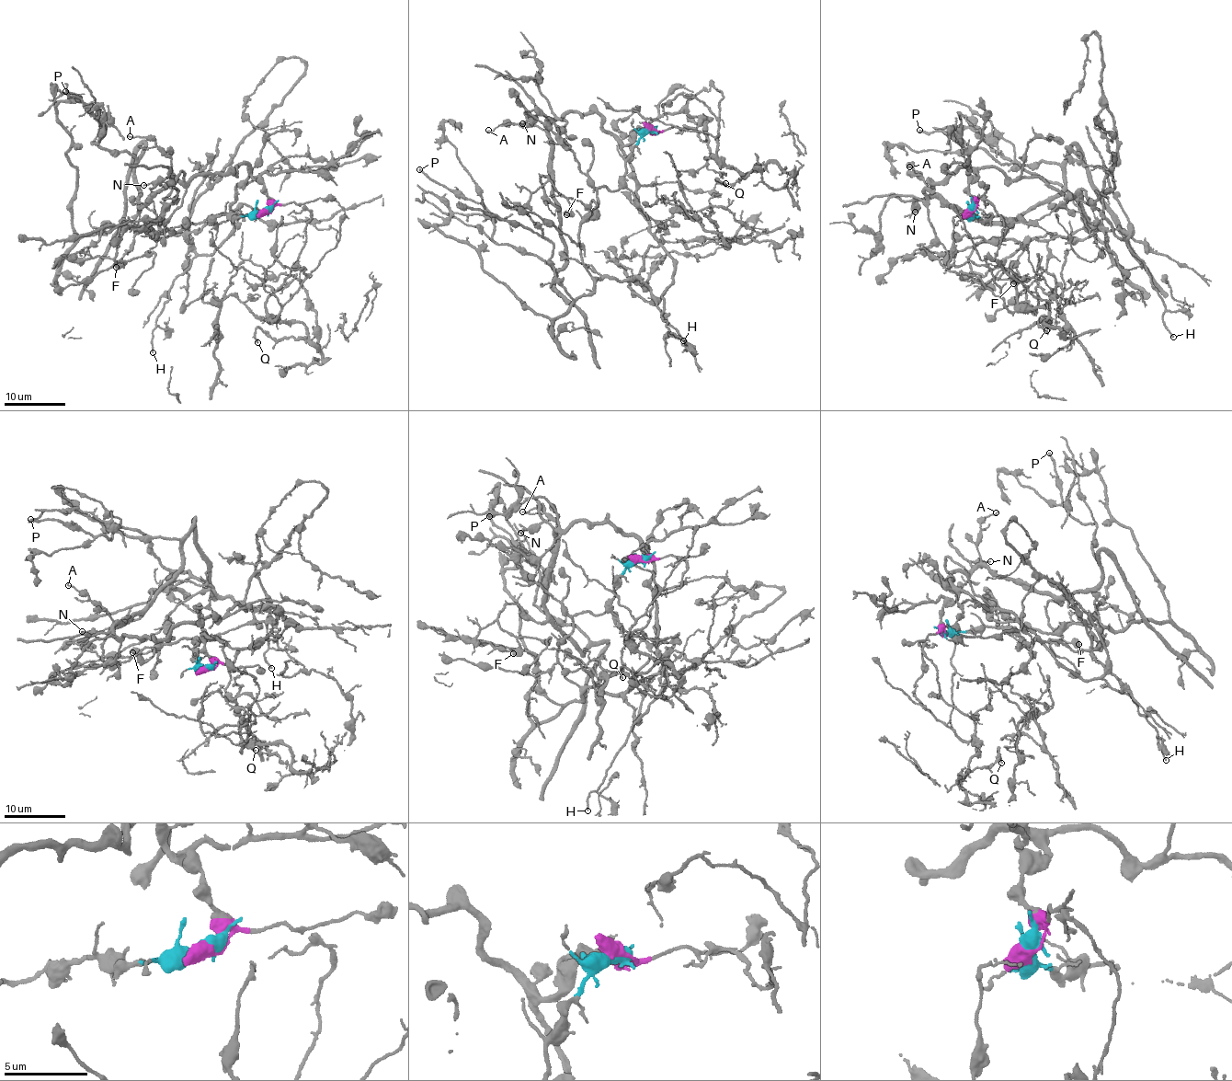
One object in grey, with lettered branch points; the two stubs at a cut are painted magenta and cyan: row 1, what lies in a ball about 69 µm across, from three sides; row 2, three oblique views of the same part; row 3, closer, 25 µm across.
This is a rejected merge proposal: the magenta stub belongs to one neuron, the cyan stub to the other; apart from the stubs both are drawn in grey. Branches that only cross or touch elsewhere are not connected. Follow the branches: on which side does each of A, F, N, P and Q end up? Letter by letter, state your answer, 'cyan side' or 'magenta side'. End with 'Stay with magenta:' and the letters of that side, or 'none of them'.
A: magenta side
F: magenta side
N: magenta side
P: magenta side
Q: magenta side
Stay with magenta: A, F, N, P, Q

